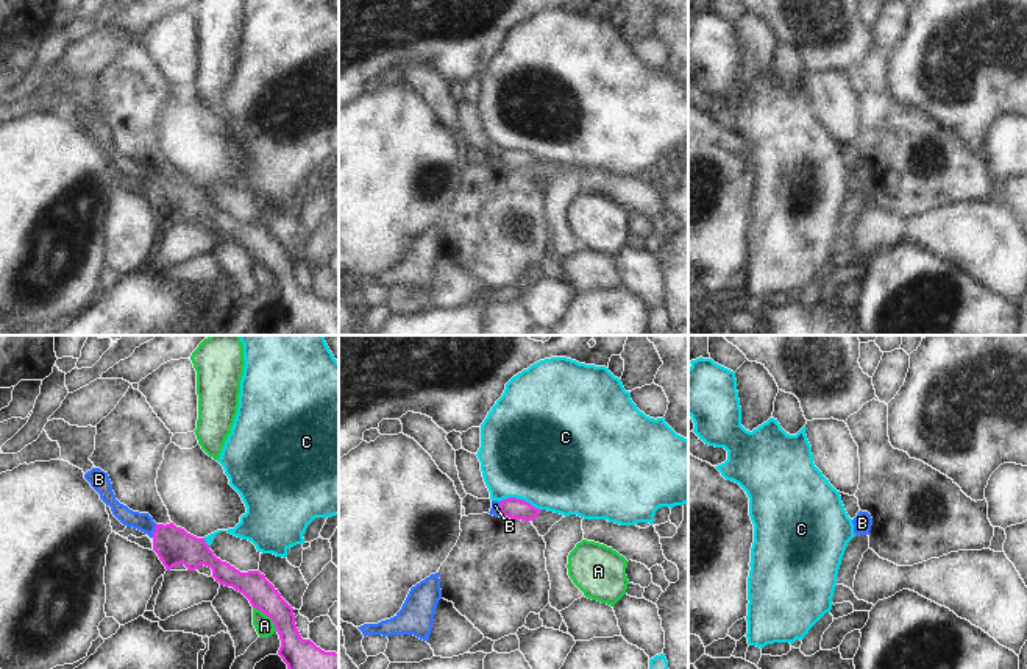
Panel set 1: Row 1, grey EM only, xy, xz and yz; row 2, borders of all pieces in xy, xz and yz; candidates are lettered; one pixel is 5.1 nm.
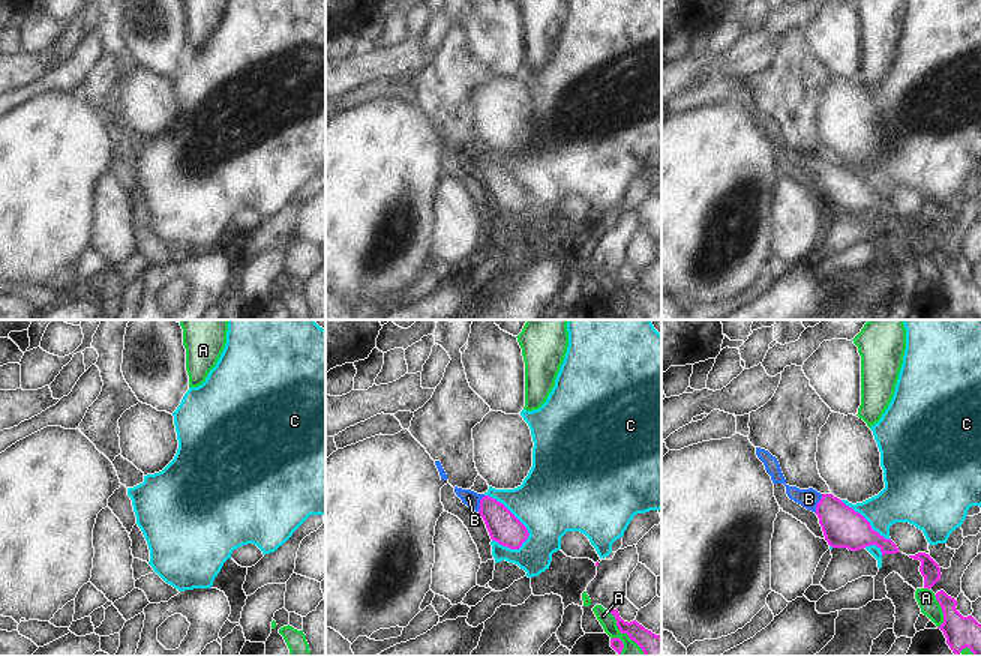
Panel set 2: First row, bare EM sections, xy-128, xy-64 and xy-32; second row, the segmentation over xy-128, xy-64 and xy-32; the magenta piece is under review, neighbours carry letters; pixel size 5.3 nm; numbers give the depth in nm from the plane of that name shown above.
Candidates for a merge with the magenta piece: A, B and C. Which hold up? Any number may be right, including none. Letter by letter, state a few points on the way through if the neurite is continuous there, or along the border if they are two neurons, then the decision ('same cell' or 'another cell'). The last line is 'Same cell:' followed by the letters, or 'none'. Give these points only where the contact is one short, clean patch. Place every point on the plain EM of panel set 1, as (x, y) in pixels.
A: another cell
B: way xy (174, 197), (155, 181), (142, 172); same cell
C: another cell
Same cell: B

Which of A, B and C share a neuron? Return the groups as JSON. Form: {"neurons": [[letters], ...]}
{"neurons": [["A"], ["B"], ["C"]]}

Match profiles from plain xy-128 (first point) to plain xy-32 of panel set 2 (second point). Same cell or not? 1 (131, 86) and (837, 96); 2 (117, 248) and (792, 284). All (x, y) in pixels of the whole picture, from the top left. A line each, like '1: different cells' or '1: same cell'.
1: same cell
2: different cells

